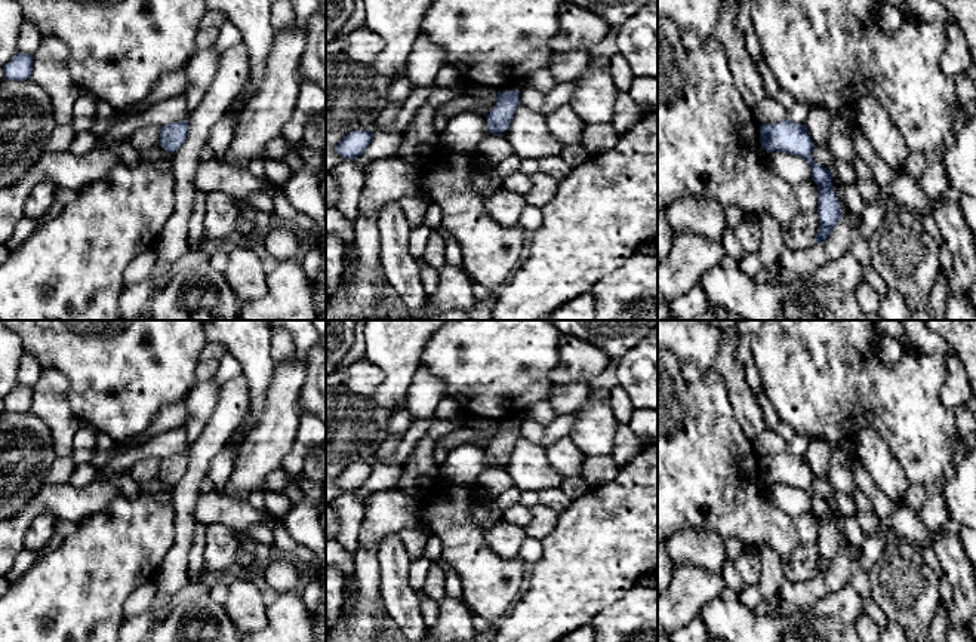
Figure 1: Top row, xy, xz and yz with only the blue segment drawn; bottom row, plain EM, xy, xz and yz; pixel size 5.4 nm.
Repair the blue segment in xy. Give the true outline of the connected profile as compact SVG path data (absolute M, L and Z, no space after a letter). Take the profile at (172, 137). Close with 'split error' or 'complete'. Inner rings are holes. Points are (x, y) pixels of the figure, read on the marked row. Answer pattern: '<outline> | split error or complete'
M178 122L161 126L158 145L161 145L166 151L173 153L187 139L187 132L188 132L187 122Z | complete

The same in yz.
M783 119L779 123L760 126L760 142L767 153L785 151L803 157L812 171L812 179L818 185L819 230L815 243L823 242L841 218L841 206L832 190L832 172L816 165L812 159L813 142L804 125Z | complete

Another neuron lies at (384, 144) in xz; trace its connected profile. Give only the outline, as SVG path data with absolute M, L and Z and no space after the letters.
M372 132L372 139L369 147L357 157L358 162L387 159L397 153L401 141L403 132Z

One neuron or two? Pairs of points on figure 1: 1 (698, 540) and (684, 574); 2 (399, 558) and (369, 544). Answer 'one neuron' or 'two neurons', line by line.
1: two neurons
2: two neurons

